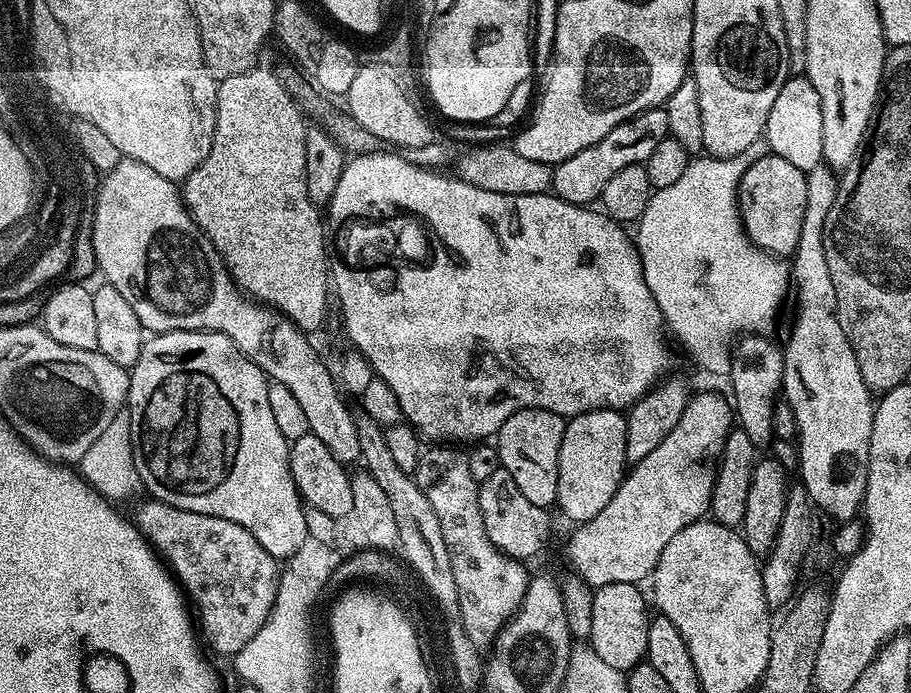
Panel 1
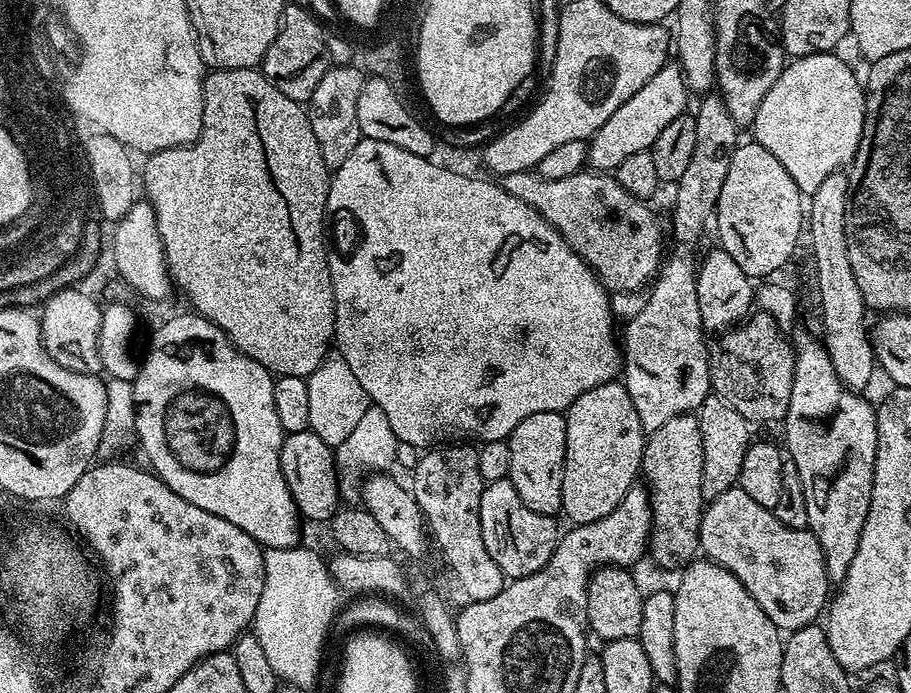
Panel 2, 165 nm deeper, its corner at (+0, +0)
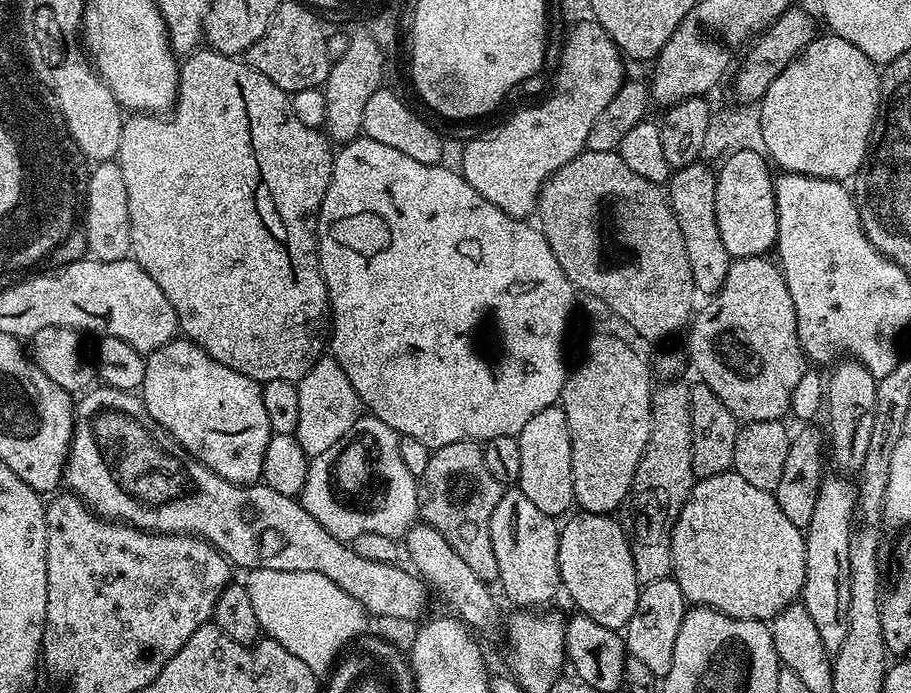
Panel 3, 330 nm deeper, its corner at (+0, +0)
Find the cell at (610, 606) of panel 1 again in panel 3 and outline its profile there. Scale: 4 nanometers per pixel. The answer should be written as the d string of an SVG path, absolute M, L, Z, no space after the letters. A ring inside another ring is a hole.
M577 511L575 515L569 515L563 521L565 524L559 525L558 566L563 591L565 593L568 591L569 598L580 607L577 608L579 615L594 618L598 626L623 630L627 628L630 618L634 618L634 610L638 606L642 587L638 574L634 574L634 558L630 558L630 546L626 534L619 519L611 515L603 516L581 511Z

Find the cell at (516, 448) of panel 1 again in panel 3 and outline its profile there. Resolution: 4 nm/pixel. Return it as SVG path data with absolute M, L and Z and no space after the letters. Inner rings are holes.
M563 407L538 410L538 414L534 414L526 426L522 426L518 439L522 450L522 474L518 481L520 492L526 494L531 504L542 510L542 514L553 518L563 517L569 511L567 508L571 509L574 504L570 426L566 422Z

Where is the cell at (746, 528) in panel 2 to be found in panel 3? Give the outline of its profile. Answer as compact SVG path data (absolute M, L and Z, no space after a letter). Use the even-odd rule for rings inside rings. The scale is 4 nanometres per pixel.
M735 470L723 472L714 478L697 480L678 514L675 526L672 528L672 541L670 542L670 554L672 555L671 579L678 582L685 601L689 605L712 608L715 612L721 612L735 620L770 622L782 610L786 610L786 606L795 604L801 599L804 583L806 582L806 546L804 545L804 538L805 533L801 528L794 526L794 522L790 522L790 518L786 518L786 514L782 514L782 506L778 506L773 493L766 490L758 490L758 486L750 486L750 482L746 482L746 478L739 476Z

